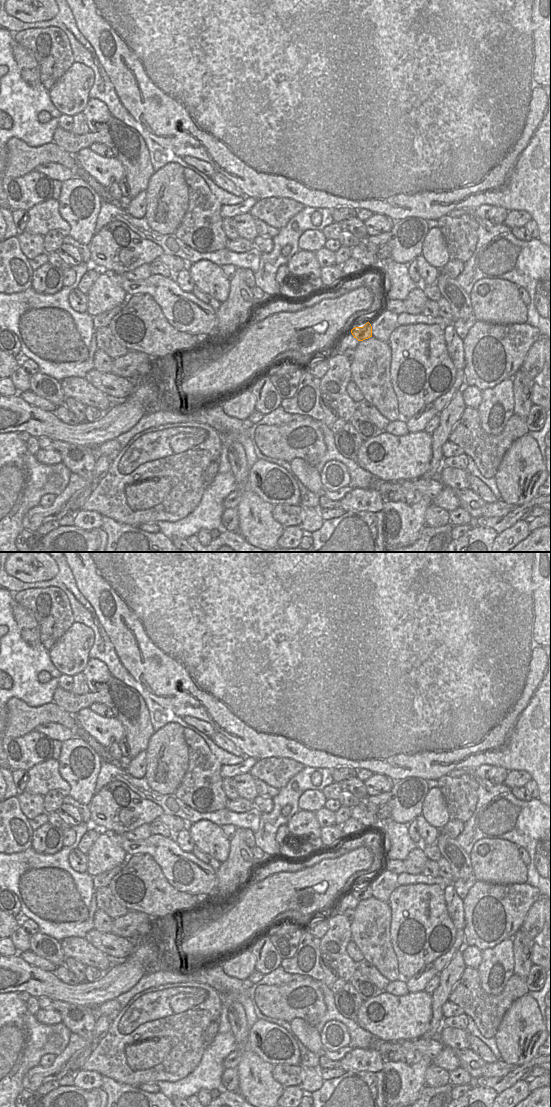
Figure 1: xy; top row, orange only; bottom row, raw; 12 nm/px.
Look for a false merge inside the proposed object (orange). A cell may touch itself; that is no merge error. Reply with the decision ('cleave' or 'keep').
keep

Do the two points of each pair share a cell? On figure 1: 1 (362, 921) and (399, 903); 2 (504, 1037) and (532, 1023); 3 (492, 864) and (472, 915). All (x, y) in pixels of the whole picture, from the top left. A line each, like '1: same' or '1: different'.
1: different
2: same
3: different

